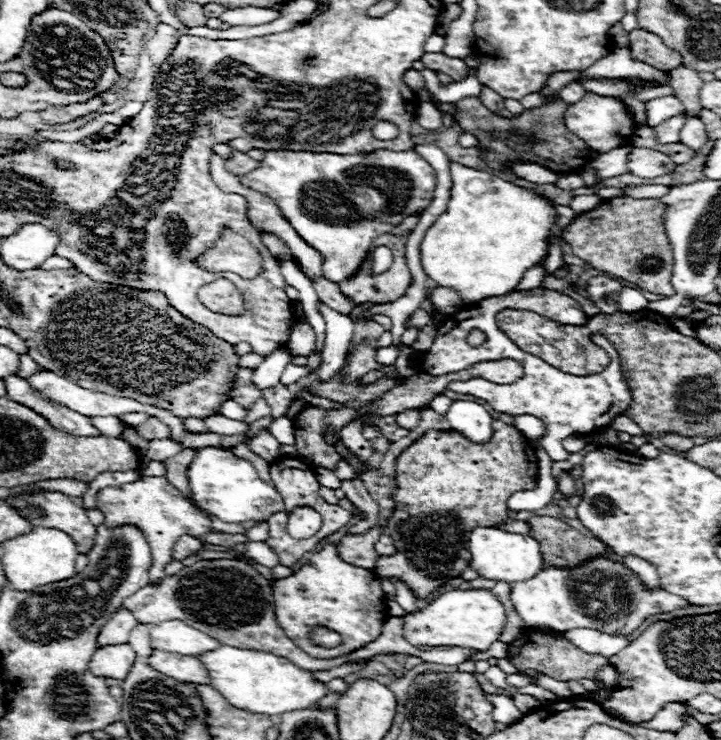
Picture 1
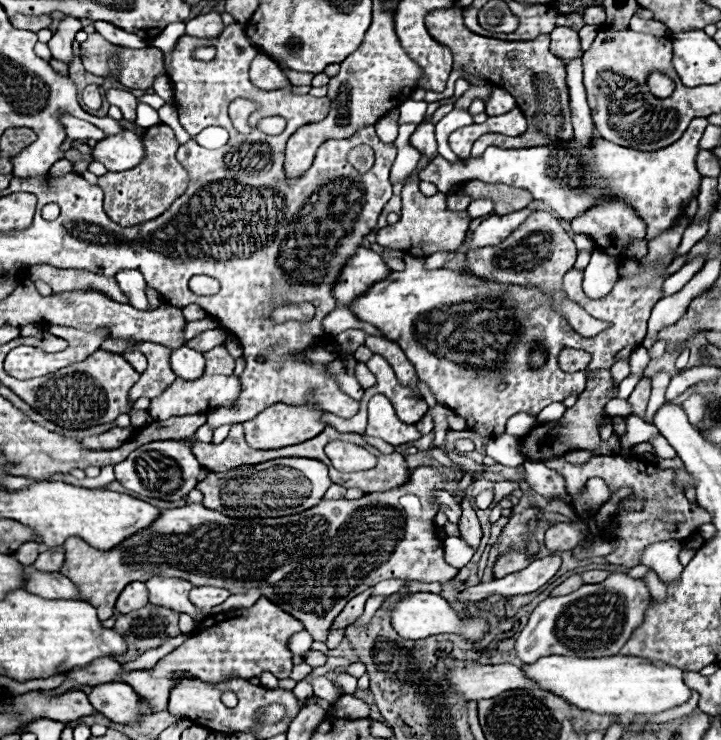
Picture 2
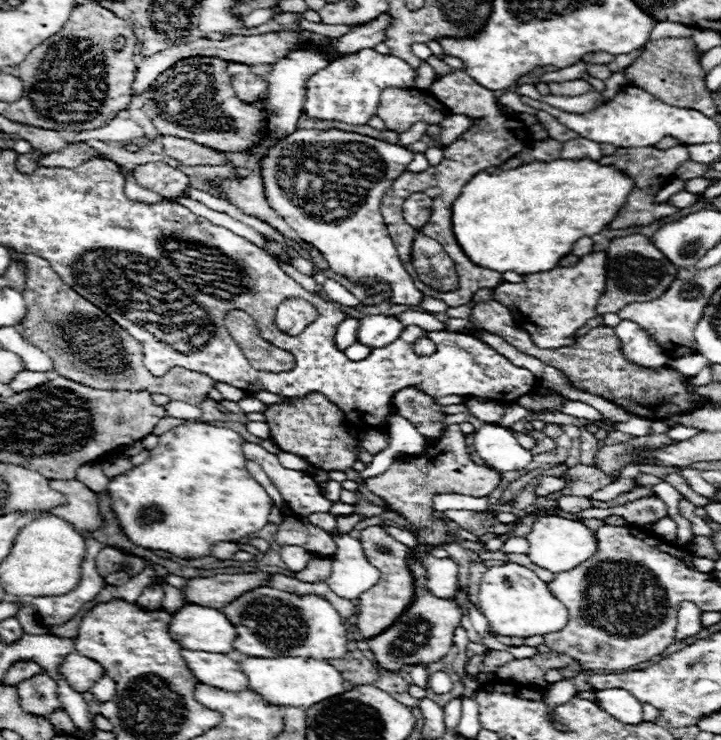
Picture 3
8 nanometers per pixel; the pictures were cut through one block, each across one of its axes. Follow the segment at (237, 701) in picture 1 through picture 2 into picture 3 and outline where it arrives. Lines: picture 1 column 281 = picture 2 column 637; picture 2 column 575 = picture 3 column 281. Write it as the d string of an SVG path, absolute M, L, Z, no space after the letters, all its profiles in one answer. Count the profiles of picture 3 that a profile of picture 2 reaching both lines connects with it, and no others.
M286 656L286 658L244 658L240 662L242 670L248 676L248 686L252 692L258 692L268 702L278 706L296 706L296 708L310 708L318 704L320 700L338 696L344 692L344 678L342 674L328 664L326 660L314 660L314 658L298 658L298 656Z

